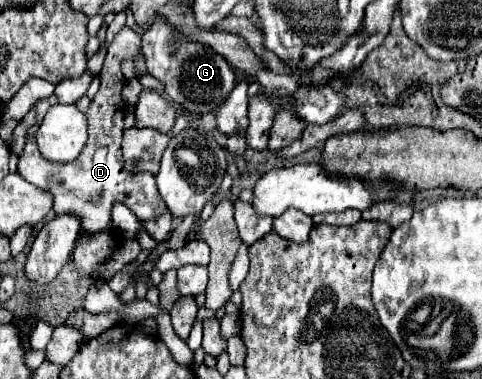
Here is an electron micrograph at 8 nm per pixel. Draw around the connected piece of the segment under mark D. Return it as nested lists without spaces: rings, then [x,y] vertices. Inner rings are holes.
[[[125,26],[115,36],[115,40],[111,42],[107,50],[107,58],[99,74],[101,88],[97,90],[89,110],[85,112],[89,122],[89,140],[77,160],[69,164],[47,162],[39,154],[33,138],[27,138],[25,150],[19,158],[19,174],[31,184],[39,188],[47,188],[55,196],[55,206],[53,206],[55,214],[73,214],[73,216],[79,214],[81,236],[89,236],[107,228],[107,224],[111,224],[111,204],[115,202],[125,204],[141,222],[167,212],[167,206],[163,204],[163,198],[157,190],[155,176],[147,172],[133,174],[133,172],[127,172],[123,166],[121,140],[123,140],[123,106],[125,104],[121,98],[121,90],[125,84],[125,78],[121,72],[121,62],[133,60],[135,54],[139,52],[141,52],[141,36],[135,30]]]

